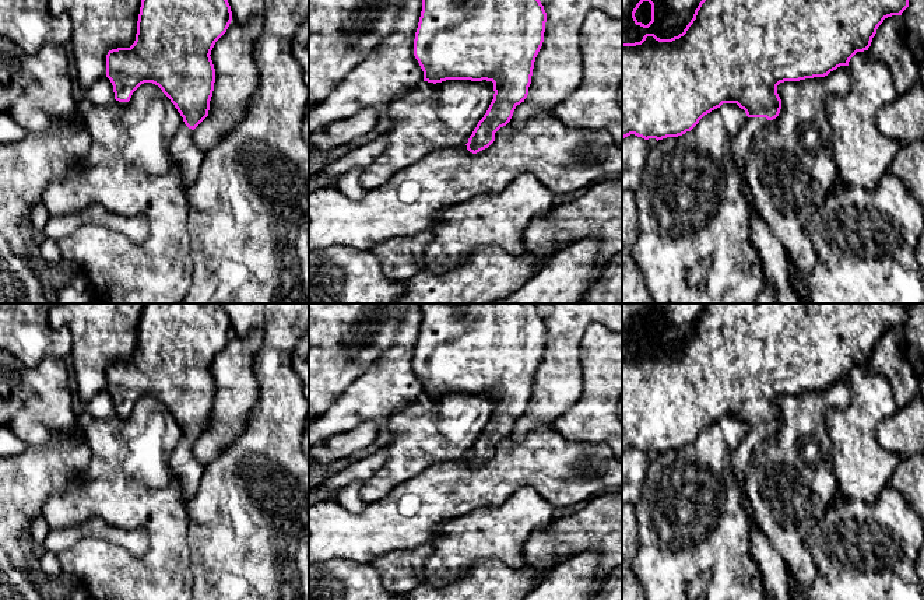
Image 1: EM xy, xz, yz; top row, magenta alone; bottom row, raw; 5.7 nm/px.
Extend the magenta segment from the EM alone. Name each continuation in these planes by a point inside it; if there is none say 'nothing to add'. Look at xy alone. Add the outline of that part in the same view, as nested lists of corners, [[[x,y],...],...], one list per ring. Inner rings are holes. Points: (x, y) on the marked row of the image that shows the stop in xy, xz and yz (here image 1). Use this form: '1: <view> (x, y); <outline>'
1: xy (188, 157); [[[185,123],[172,137],[169,152],[182,175],[183,186],[189,189],[198,179],[205,152],[196,145],[193,130]]]

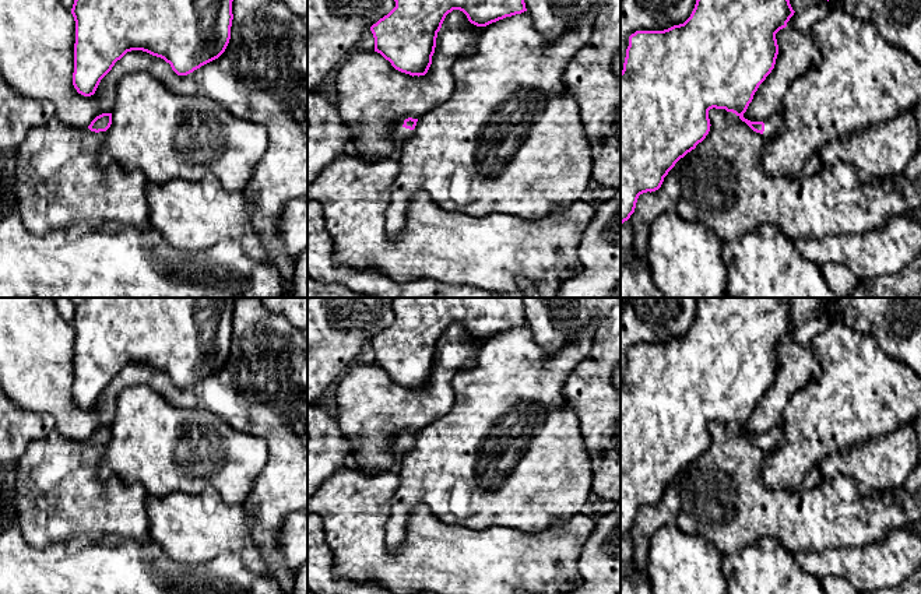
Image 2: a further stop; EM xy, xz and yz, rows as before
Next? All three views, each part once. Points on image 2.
1: yz (772, 125); [[[776,112],[770,117],[767,117],[763,123],[764,123],[764,131],[763,131],[764,137],[771,138],[773,136],[778,133],[778,130],[783,126],[781,113]]]

